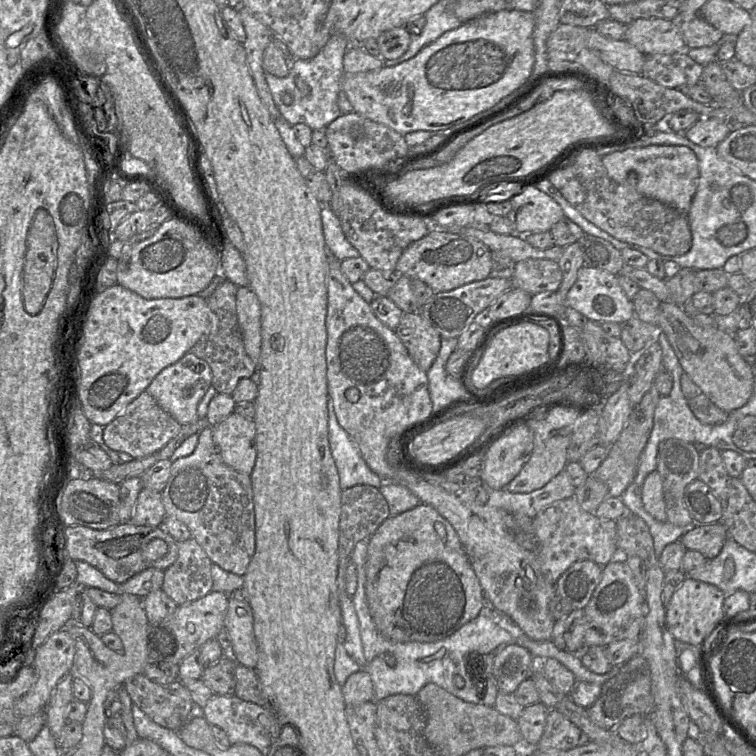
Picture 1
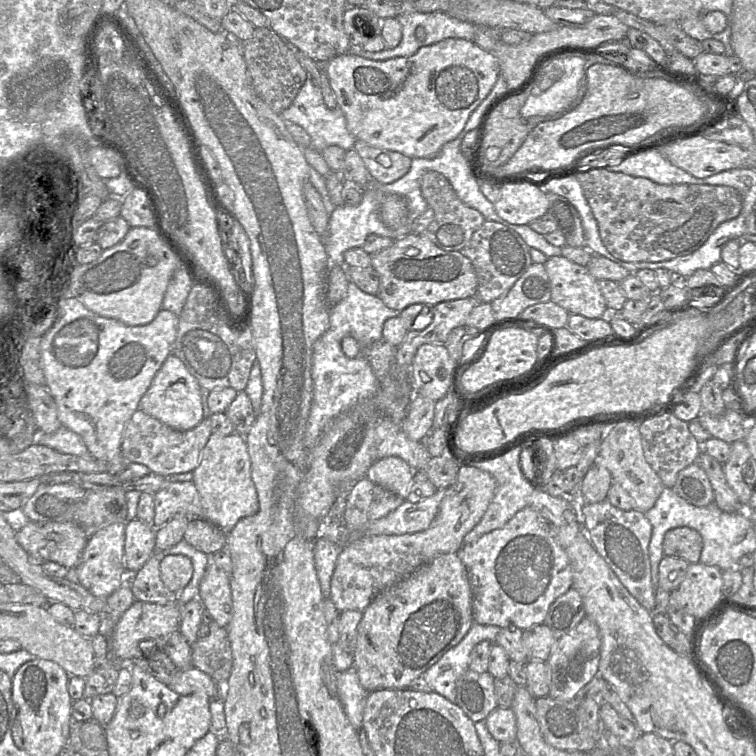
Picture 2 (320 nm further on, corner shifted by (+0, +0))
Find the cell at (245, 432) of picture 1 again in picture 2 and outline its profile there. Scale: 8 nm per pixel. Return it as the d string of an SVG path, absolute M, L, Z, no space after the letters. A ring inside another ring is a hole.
M235 432L229 435L210 435L193 471L193 482L200 495L203 518L225 533L231 531L240 519L256 514L259 509L246 440Z

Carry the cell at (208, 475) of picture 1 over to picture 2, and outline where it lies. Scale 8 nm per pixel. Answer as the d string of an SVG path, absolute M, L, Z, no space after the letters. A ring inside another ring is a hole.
M193 479L190 481L167 481L167 484L154 494L155 514L152 526L159 528L170 521L176 514L182 513L189 518L203 518L200 495Z

